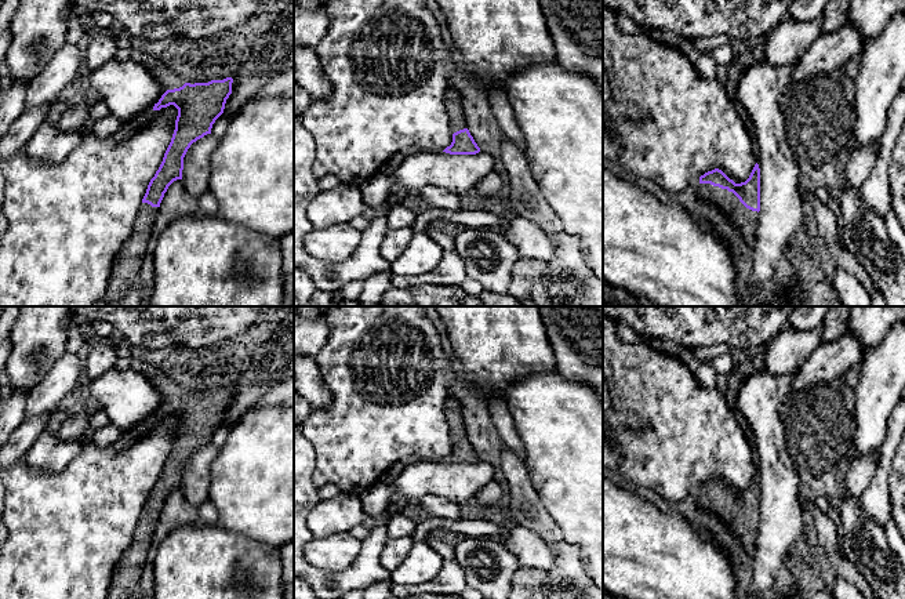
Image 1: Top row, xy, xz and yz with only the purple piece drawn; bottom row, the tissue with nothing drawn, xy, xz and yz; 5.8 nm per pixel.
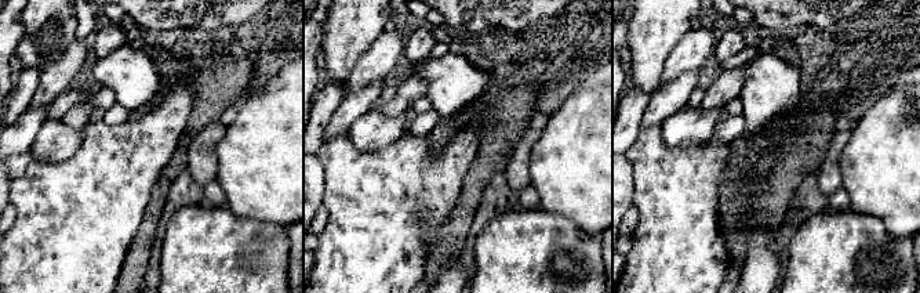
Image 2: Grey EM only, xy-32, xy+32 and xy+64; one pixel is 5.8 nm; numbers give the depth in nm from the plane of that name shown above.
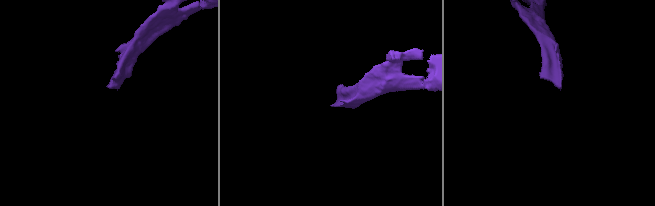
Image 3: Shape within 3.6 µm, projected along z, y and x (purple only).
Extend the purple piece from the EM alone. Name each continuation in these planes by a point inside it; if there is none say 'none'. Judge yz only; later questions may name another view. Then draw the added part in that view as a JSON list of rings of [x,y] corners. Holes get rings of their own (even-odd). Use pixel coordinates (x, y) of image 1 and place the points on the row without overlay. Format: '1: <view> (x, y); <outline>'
1: yz (742, 527); [[[699,493],[695,501],[701,509],[715,513],[723,520],[746,552],[753,552],[757,520],[746,518],[733,501],[710,493]]]

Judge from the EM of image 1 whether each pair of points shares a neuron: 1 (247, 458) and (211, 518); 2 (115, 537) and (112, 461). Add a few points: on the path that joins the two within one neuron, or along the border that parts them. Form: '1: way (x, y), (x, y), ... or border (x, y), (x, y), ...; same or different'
1: border (210, 498), (217, 511), (218, 523); different
2: way (112, 518), (112, 480); same

